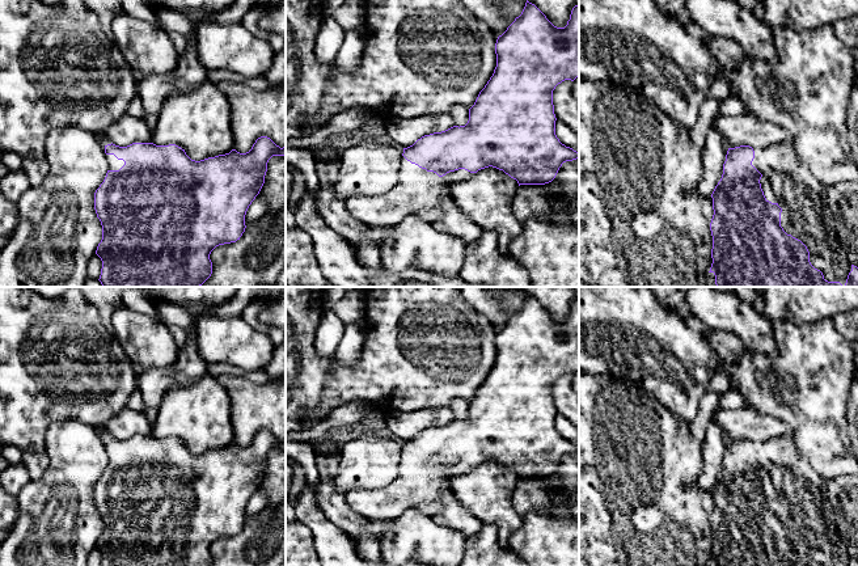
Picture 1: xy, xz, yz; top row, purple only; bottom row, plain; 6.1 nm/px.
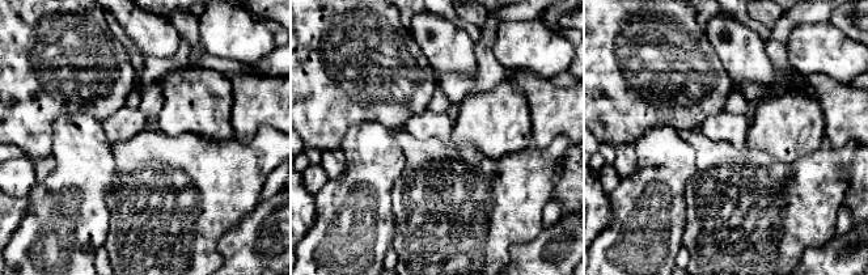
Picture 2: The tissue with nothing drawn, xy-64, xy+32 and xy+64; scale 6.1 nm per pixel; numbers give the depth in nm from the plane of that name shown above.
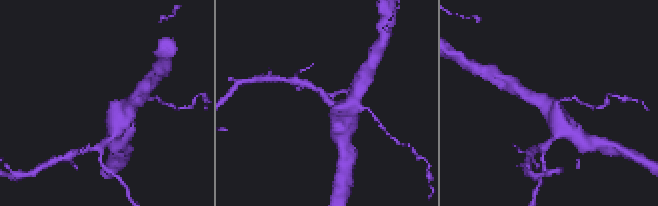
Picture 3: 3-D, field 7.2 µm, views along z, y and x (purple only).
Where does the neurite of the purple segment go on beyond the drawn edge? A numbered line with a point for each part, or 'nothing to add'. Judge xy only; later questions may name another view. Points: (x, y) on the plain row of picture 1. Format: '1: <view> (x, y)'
1: xy (113, 456)

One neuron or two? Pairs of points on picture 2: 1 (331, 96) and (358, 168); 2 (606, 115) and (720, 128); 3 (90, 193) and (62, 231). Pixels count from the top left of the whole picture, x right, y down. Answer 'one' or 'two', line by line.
1: two
2: two
3: one

